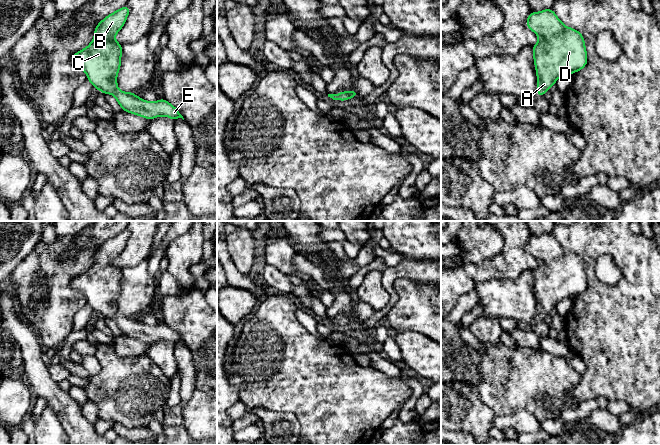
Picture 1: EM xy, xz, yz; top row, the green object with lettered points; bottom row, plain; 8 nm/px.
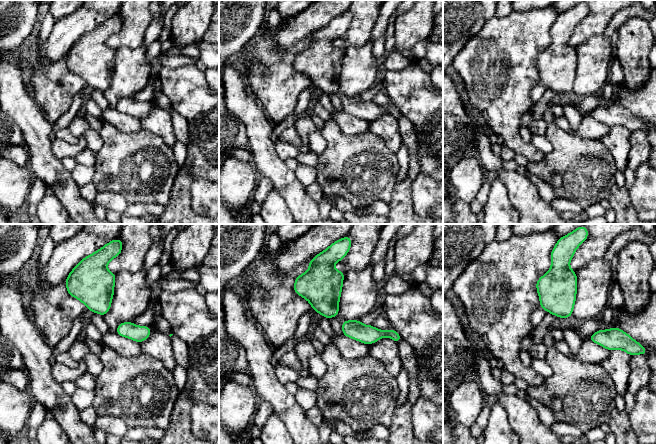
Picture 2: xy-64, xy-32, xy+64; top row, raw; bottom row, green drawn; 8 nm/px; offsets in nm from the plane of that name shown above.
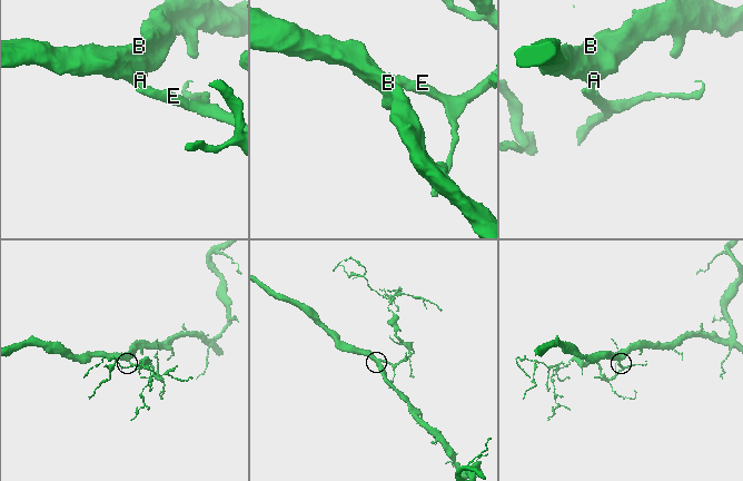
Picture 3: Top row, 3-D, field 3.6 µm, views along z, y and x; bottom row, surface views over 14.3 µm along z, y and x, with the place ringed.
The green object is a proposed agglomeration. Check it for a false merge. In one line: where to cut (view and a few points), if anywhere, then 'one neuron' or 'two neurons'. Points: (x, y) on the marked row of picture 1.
no cut; one neuron

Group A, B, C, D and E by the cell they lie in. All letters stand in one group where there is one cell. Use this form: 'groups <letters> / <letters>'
groups A B C D E

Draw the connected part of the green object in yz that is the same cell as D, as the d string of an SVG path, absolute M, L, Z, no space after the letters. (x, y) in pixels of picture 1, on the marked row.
M552 8L530 12L526 27L540 40L532 46L537 74L537 96L543 97L566 74L582 70L588 63L583 35L564 25Z

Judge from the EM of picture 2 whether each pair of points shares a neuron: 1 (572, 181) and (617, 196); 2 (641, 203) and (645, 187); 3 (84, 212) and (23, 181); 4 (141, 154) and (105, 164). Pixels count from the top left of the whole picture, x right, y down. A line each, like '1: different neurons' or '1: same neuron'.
1: different neurons
2: same neuron
3: different neurons
4: same neuron

